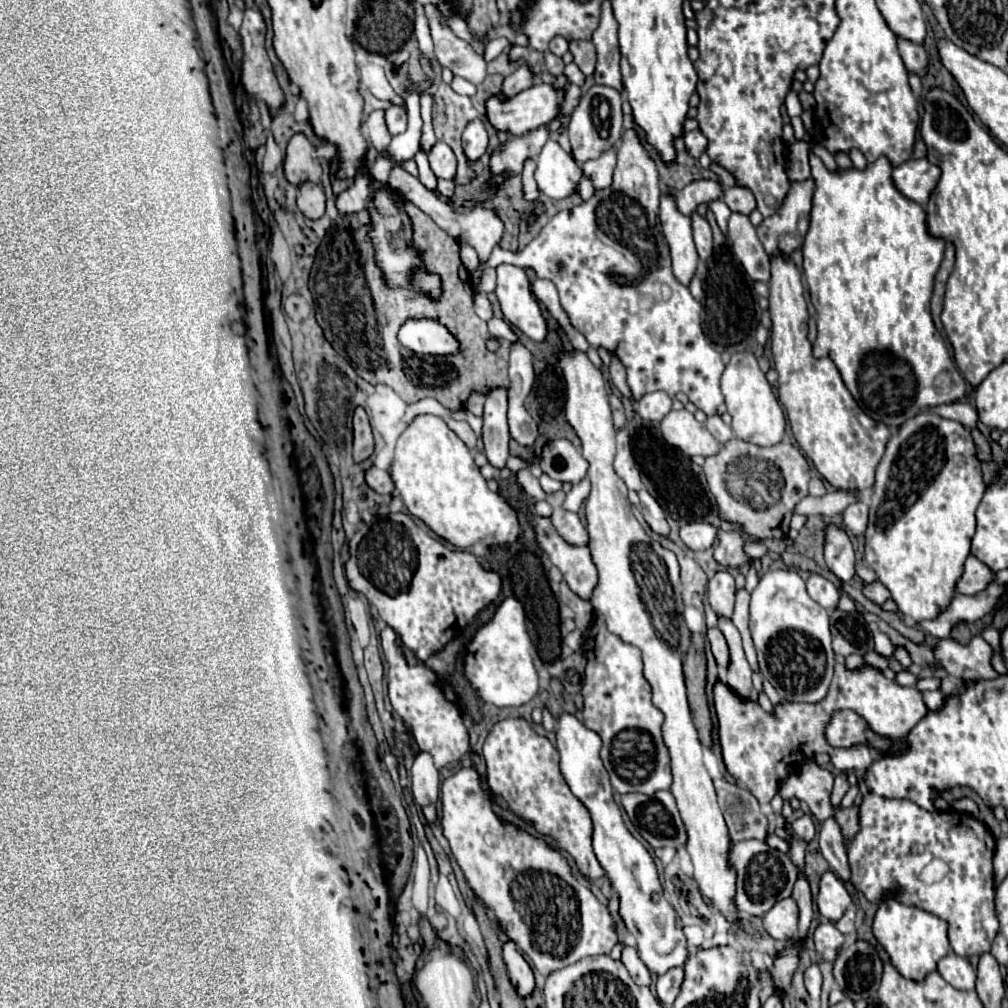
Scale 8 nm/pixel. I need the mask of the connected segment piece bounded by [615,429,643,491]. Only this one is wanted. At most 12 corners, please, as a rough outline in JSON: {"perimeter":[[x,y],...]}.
{"perimeter":[[617,431],[615,471],[633,491],[643,487],[631,437]]}

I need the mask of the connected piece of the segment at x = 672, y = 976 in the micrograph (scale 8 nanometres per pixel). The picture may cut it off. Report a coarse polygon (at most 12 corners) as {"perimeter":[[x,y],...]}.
{"perimeter":[[683,969],[657,979],[657,999],[669,1007],[681,991]]}

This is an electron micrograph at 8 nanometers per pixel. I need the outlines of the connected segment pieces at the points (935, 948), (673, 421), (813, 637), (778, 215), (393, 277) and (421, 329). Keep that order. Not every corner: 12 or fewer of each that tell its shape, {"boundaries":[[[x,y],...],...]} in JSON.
{"boundaries":[[[885,899],[873,935],[891,965],[923,981],[951,947],[947,923]],[[687,409],[661,421],[669,445],[711,457],[721,449]],[[795,569],[751,593],[761,675],[791,703],[825,699],[829,613]],[[813,179],[791,181],[773,215],[757,227],[769,257],[803,245]],[[369,177],[369,239],[385,285],[441,297],[409,215]],[[407,319],[397,339],[413,353],[455,355],[457,337],[435,319]]]}

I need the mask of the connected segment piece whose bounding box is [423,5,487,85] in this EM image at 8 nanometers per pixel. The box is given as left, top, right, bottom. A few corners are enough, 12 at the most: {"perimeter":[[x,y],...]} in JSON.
{"perimeter":[[423,5],[441,67],[479,85],[487,63],[449,29],[437,5]]}

